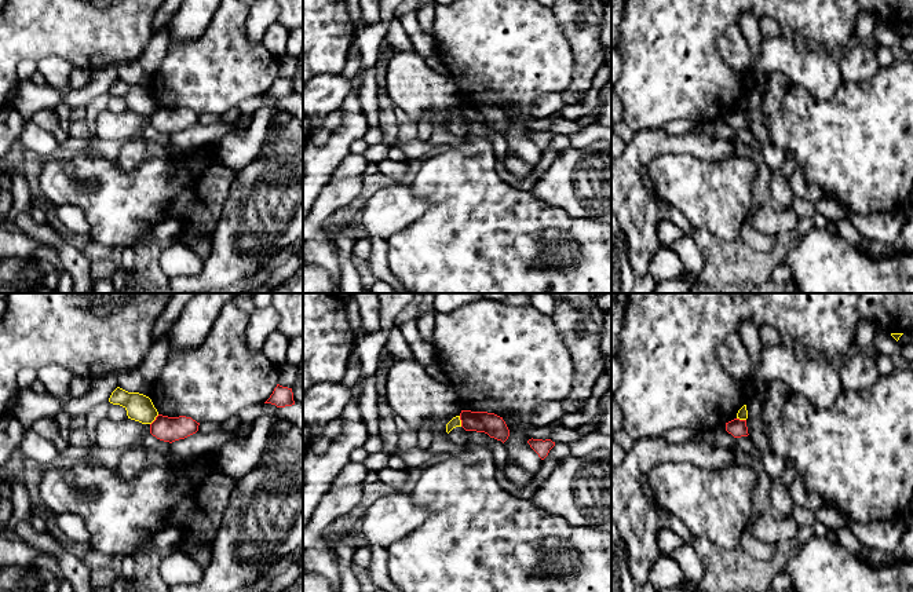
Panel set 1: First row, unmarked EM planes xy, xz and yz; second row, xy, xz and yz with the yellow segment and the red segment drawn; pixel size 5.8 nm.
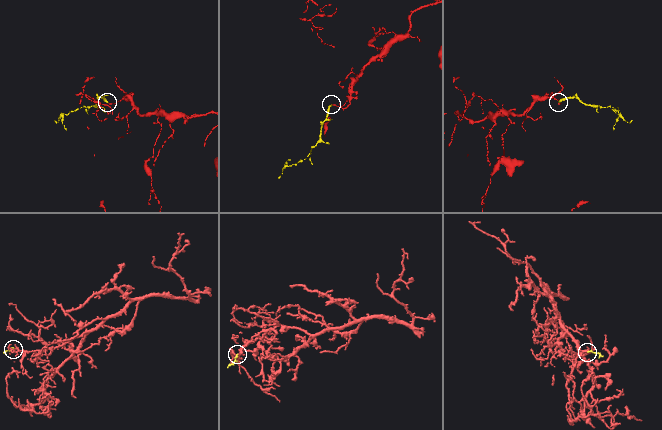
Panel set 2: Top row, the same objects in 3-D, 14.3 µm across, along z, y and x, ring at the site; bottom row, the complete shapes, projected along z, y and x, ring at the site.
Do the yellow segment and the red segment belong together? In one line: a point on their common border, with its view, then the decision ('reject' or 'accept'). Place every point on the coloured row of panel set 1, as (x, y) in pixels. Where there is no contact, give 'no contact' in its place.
meets yellow in xz at (460, 421); reject

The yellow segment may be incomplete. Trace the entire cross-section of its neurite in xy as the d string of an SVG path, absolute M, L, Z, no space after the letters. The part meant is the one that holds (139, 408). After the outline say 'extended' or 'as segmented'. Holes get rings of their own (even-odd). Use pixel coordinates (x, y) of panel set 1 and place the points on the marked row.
M120 387L112 392L109 402L123 406L127 410L128 419L142 424L151 424L158 416L149 397L139 392L128 392Z | as segmented

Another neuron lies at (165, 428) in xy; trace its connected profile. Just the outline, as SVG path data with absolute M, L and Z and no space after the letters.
M158 414L150 424L150 434L164 442L185 439L198 431L200 423L191 417L168 417Z

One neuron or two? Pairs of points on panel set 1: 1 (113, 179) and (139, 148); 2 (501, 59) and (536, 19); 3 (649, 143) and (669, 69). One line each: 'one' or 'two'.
1: two
2: one
3: two

